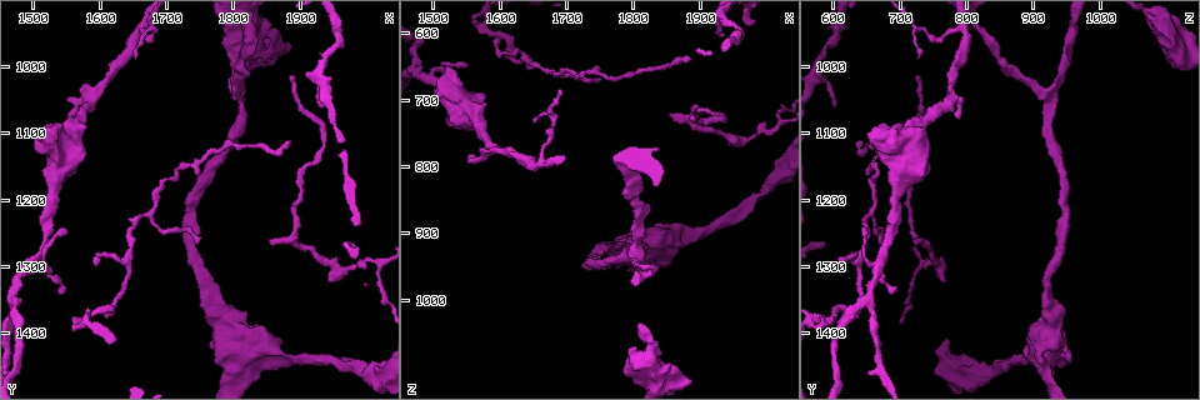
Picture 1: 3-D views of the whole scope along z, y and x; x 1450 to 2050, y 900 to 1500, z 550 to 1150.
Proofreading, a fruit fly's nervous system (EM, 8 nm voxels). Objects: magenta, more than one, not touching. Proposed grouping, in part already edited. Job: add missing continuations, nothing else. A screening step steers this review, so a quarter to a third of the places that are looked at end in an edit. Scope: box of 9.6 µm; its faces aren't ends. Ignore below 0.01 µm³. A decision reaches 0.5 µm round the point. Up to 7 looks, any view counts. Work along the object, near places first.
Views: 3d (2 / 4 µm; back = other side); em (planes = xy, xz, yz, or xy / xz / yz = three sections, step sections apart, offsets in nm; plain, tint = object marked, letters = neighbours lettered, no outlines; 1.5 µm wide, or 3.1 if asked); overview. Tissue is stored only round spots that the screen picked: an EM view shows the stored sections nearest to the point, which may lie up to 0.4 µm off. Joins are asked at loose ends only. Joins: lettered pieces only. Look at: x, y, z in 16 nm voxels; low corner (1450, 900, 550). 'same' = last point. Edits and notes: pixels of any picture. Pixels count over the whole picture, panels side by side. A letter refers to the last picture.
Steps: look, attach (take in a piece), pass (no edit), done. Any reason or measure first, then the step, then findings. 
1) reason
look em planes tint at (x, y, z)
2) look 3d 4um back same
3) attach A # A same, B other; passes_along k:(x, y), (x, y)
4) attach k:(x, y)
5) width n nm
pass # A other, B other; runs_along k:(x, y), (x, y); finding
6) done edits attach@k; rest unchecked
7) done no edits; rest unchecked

thin end
look 3d 2um at (1890, 1010, 725)

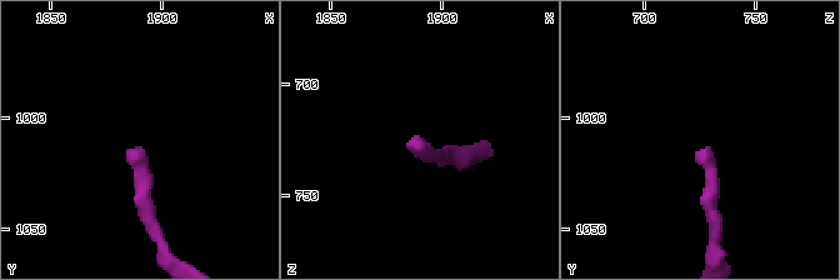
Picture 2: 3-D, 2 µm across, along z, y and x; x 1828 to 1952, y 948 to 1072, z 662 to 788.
look em planes plain at (1889, 1012, 729)

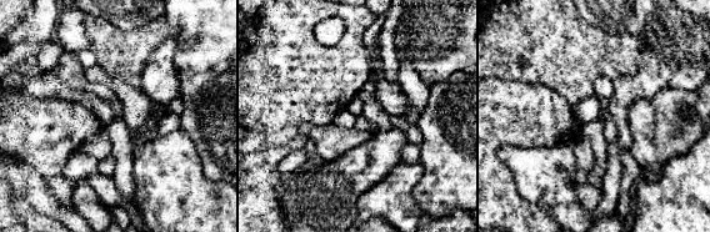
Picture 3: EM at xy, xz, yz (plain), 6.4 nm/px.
look em planes letters same

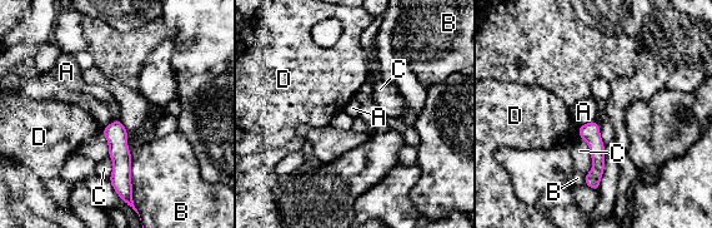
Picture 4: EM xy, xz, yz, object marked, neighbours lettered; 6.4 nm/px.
pass # A other, B other, C other, D other; runs_along 4:(115, 123), (121, 193); no lettered piece goes on from it

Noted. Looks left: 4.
thin end
look em planes tint at (1935, 1060, 605)

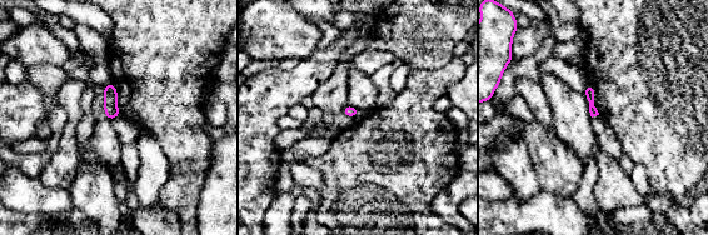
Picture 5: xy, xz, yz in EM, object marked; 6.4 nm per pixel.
look em planes letters same

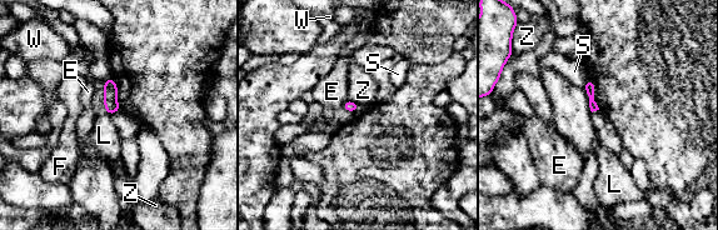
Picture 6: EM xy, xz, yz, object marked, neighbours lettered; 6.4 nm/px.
pass # E other, F other, L other, S other, W other, Z other; border 6:(583, 88), (592, 111); no lettered piece goes on from it

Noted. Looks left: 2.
done no edits; rest unchecked

